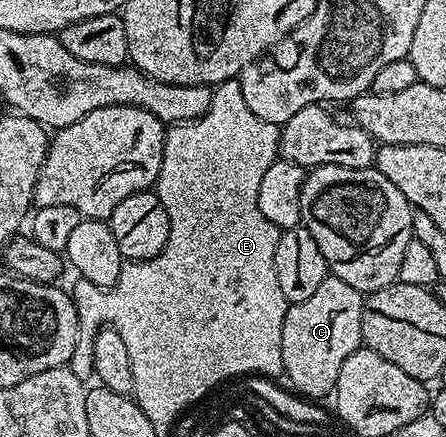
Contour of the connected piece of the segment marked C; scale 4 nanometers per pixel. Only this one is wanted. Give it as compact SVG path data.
M330 274L306 302L288 305L286 322L282 322L283 375L288 376L291 387L301 397L318 398L335 389L342 362L362 344L364 297L365 293L346 286L342 278Z

